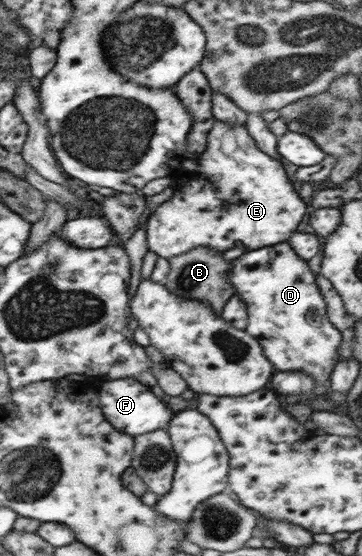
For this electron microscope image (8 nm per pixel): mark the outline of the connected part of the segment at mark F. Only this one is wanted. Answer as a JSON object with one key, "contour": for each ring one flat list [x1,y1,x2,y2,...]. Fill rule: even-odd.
{"contour":[[132,376,124,377,128,377,128,379,116,379,115,377,112,381,105,379,97,385,100,410,106,421,111,423,114,429,119,429,133,436,150,433,157,429,165,430,176,414,170,411,162,398,158,399,152,393,150,387,146,389,144,384,141,384]]}

